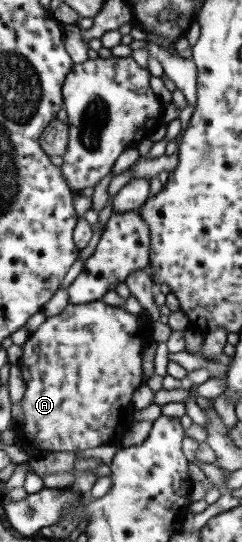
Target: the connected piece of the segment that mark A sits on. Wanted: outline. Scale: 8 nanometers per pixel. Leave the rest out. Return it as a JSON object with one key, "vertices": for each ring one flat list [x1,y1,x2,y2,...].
{"vertices":[[100,300,83,304,68,304,63,311,58,315,45,319,44,323,41,323,37,327,36,331,29,333,27,340,21,346,22,354,20,355,19,362,17,363,20,369,22,380,25,385,25,393,20,401,21,411,23,413,23,419,21,421,20,429,25,439,31,443,31,447,35,449,34,457,41,455,39,452,44,451,83,451,84,449,91,449,92,447,99,447,105,444,113,444,113,439,117,439,117,435,124,435,127,429,134,422,131,419,131,415,134,413,133,405,131,402,131,394,137,390,137,388,145,383,144,377,141,373,141,352,142,347,145,345,151,345,154,342,152,339,152,333,150,328,143,324,140,324,140,320,144,319,144,313,141,317,131,315,127,313,124,308,117,306,105,305]]}

